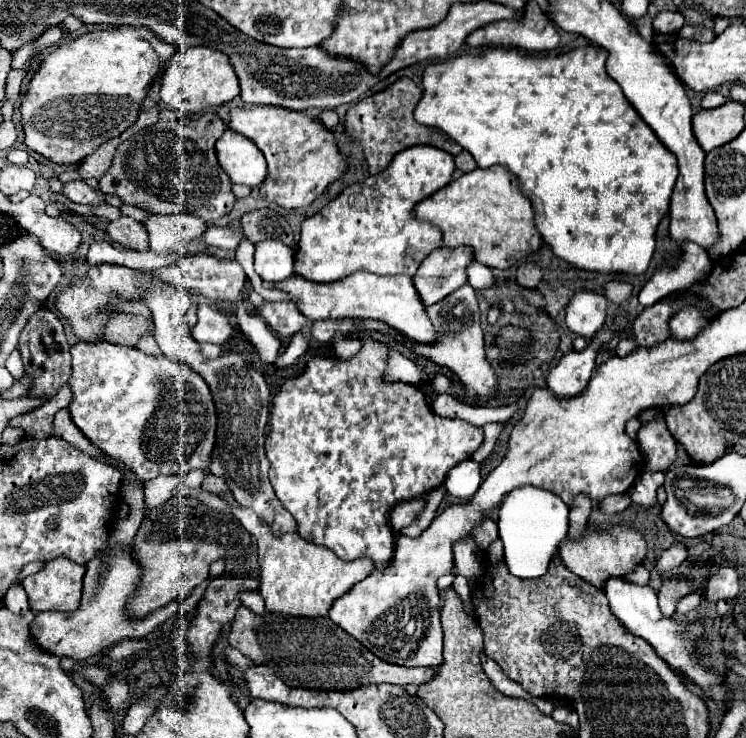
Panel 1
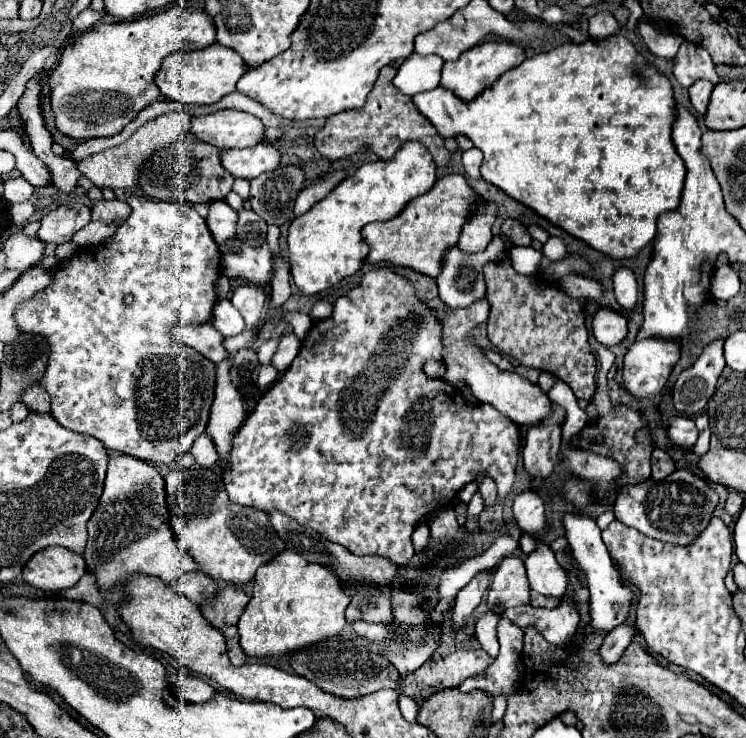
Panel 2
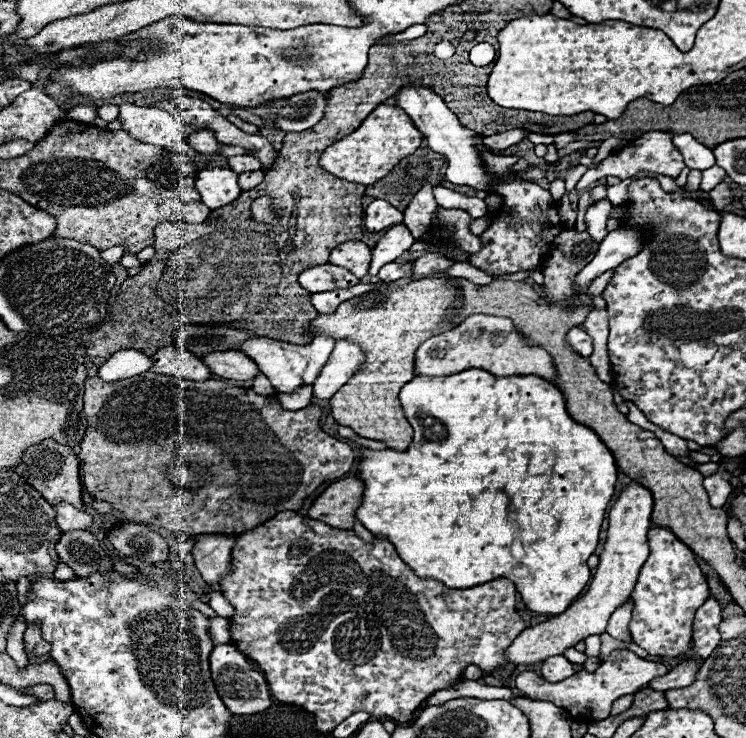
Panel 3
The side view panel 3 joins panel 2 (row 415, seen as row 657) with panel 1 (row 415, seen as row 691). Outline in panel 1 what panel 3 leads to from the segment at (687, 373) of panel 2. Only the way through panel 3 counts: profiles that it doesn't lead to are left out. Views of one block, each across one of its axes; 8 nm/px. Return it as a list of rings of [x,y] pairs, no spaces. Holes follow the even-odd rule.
[[[666,412],[646,422],[638,432],[638,446],[646,458],[646,468],[654,472],[666,472],[676,458],[676,442],[666,428]]]

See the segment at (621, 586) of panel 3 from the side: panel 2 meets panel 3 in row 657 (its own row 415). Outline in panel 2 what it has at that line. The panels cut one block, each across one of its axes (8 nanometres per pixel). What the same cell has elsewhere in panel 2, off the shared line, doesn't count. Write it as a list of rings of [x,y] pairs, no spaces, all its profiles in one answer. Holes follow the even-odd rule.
[[[482,298],[466,308],[458,308],[450,314],[438,314],[436,318],[442,322],[442,340],[446,346],[446,354],[444,354],[444,362],[448,364],[444,380],[448,380],[454,386],[460,386],[462,382],[470,384],[472,394],[480,400],[480,402],[488,402],[492,404],[496,410],[500,410],[504,416],[508,416],[510,420],[514,420],[520,426],[534,426],[538,422],[544,422],[550,414],[552,414],[552,402],[548,398],[548,392],[540,388],[540,384],[532,384],[526,378],[520,378],[514,372],[502,372],[498,370],[498,366],[494,366],[492,362],[488,362],[480,350],[474,346],[472,342],[472,330],[476,324],[488,320],[488,312],[490,312],[490,304]]]

